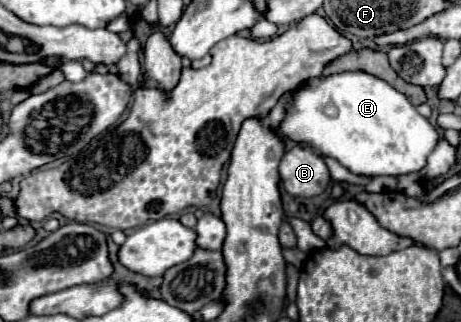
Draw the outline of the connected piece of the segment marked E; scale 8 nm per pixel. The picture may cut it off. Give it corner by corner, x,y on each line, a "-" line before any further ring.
341,72
309,78
307,82
303,82
303,86
293,92
291,100
285,106
285,118
279,124
279,134
289,142
307,144
319,156
335,158
353,174
363,176
401,176
419,172
439,140
435,126
431,126
429,120
415,110
405,94
397,92
393,86
367,72

